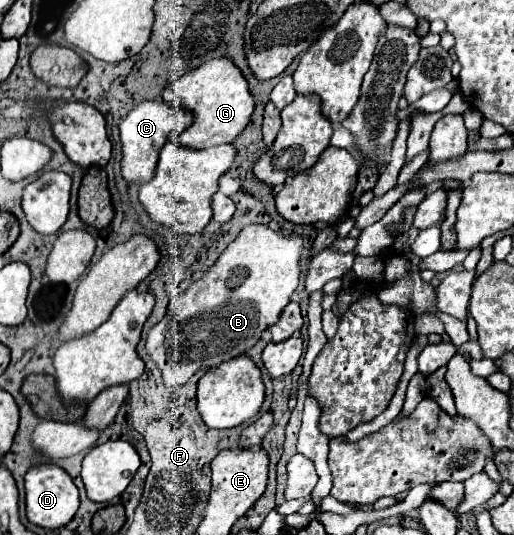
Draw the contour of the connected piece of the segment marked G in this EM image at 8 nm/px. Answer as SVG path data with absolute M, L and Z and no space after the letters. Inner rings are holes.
M215 57L211 61L205 61L197 69L189 71L177 81L175 89L167 89L163 93L163 99L195 113L193 125L183 133L179 133L177 143L197 149L233 143L233 139L247 127L255 111L249 83L243 77L241 69L237 69L237 65L229 57Z

